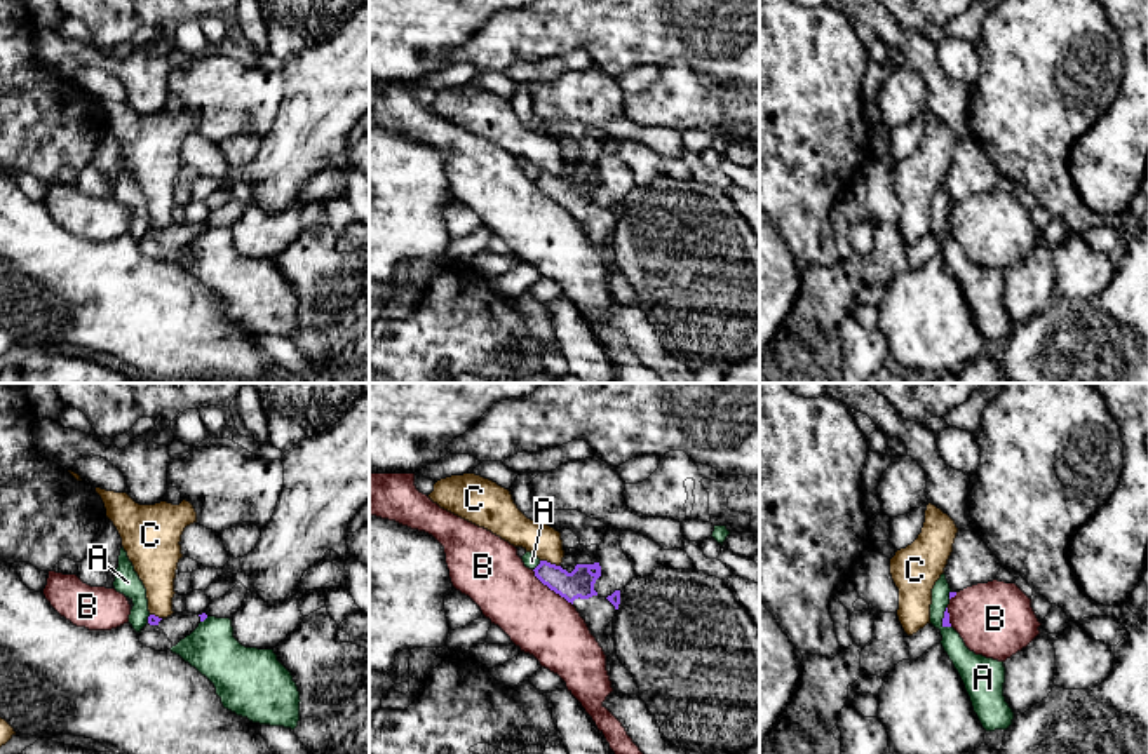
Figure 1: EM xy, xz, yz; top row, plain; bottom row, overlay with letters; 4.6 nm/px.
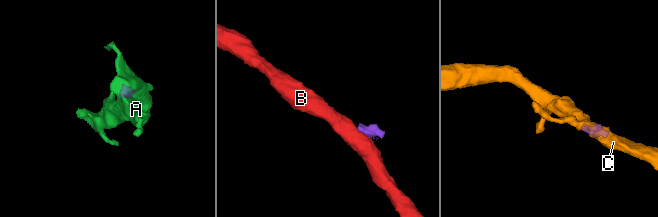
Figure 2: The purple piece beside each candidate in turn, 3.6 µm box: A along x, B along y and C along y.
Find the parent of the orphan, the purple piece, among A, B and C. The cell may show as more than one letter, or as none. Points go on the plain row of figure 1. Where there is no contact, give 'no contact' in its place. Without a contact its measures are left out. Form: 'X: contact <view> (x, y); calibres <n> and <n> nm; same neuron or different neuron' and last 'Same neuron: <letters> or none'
A: contact xz (537, 176); calibres 130 and 70 nm; different neuron
B: contact xz (551, 199); calibres 130 and 300 nm; different neuron
C: contact xz (551, 175); calibres 130 and 150 nm; different neuron
Same neuron: none

